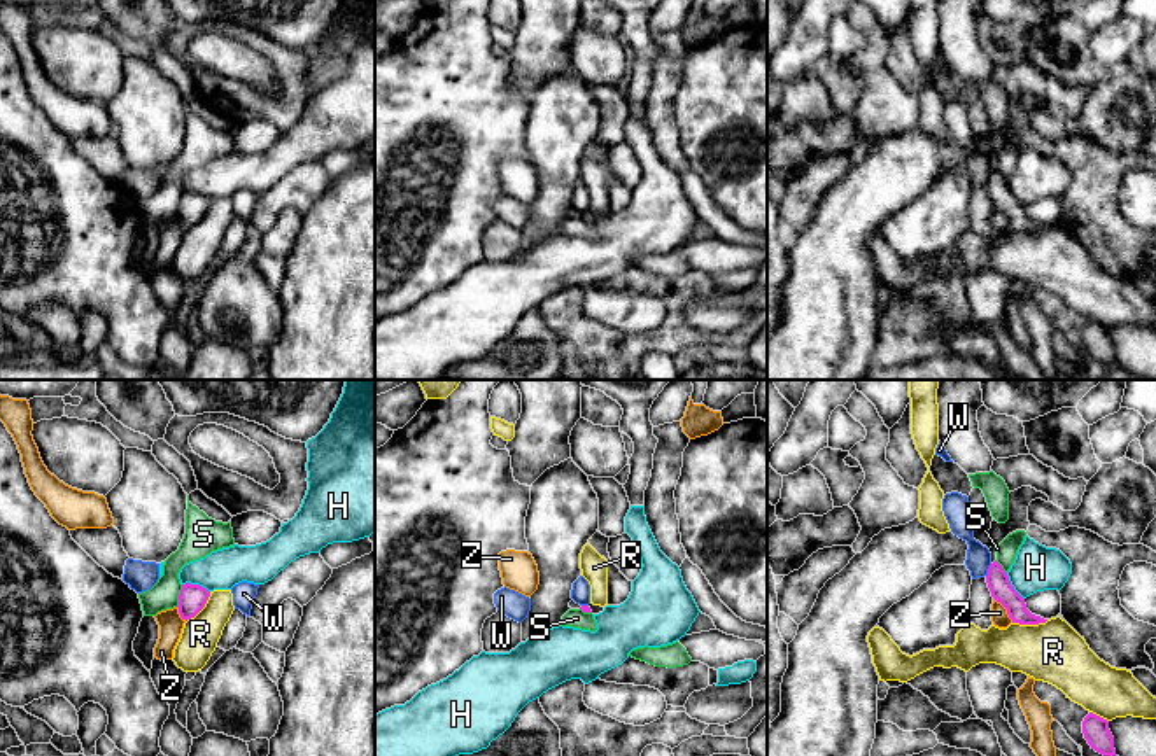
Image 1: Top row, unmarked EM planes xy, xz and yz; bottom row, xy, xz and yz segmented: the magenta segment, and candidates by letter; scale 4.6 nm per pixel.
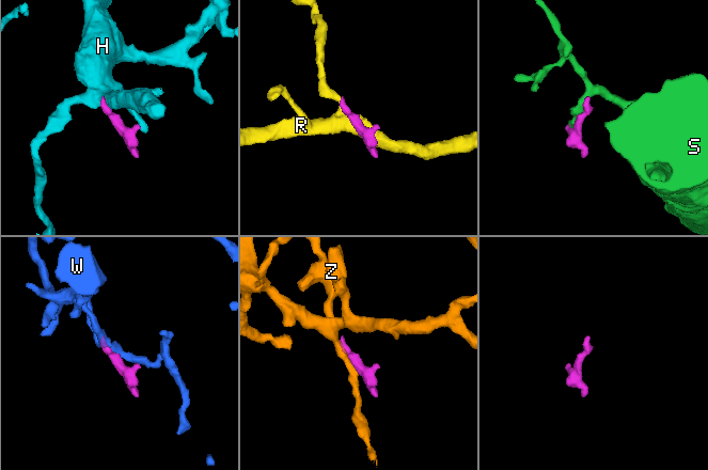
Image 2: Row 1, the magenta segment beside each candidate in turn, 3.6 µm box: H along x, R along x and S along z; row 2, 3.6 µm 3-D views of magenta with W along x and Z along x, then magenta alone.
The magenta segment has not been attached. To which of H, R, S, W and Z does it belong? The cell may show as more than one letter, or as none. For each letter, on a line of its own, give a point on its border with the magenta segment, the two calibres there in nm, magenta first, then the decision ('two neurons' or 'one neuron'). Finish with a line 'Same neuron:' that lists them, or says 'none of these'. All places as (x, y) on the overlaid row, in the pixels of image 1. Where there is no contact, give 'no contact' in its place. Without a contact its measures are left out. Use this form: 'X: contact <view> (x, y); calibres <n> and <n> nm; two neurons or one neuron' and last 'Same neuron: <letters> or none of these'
H: contact xy (197, 585); calibres 130 and 180 nm; two neurons
R: contact yz (1030, 623); calibres 100 and 280 nm; two neurons
S: contact xy (179, 595); calibres 130 and 130 nm; two neurons
W: contact yz (988, 571); calibres 100 and 110 nm; two neurons
Z: contact yz (1006, 608); calibres 100 and 80 nm; two neurons
Same neuron: none of these

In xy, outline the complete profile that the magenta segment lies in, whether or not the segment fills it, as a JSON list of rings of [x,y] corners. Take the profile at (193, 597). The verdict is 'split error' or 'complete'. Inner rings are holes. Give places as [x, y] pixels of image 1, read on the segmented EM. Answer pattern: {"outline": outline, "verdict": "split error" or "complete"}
{"outline": [[[182,584],[177,606],[180,618],[186,621],[194,618],[205,607],[208,597],[210,592],[200,584]]], "verdict": "complete"}

